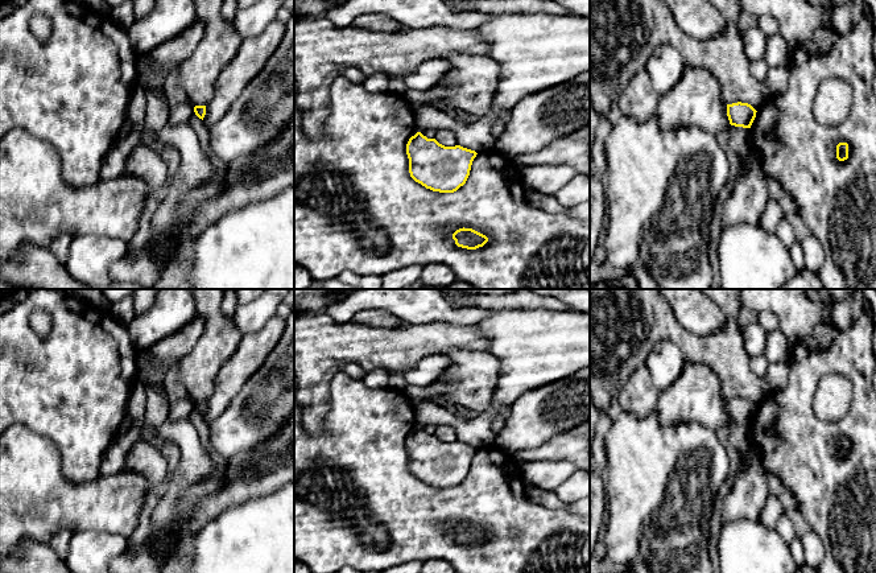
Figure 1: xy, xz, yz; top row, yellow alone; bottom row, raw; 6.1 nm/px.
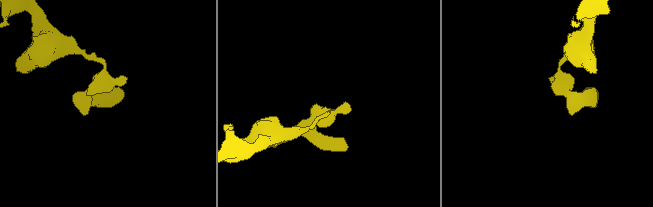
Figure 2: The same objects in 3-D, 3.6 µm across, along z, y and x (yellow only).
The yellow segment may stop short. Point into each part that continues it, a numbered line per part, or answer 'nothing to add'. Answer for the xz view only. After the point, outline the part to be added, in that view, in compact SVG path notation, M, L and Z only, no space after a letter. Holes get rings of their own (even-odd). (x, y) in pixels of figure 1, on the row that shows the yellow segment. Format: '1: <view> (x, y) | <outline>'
nothing to add

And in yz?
nothing to add

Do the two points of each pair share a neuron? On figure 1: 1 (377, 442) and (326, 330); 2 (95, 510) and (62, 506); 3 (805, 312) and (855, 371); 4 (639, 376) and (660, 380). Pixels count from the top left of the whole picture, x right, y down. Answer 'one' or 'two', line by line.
1: two
2: one
3: two
4: two

